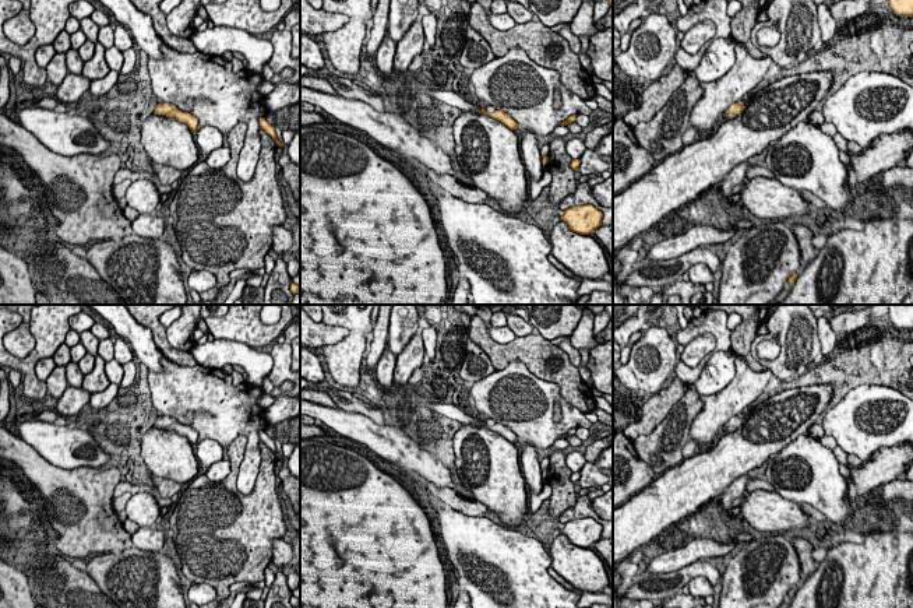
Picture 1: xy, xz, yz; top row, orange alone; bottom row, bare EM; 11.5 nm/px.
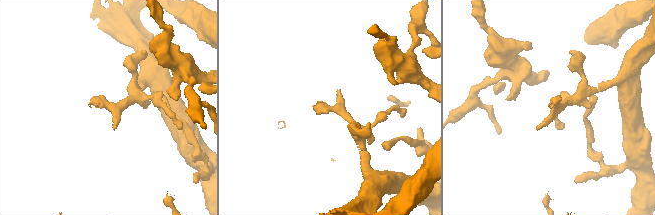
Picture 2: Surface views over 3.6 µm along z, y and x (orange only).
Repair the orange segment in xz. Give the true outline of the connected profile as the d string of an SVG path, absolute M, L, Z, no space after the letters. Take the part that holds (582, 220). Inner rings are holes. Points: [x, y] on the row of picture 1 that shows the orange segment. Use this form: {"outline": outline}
{"outline": "M592 204L571 207L564 211L561 221L579 235L589 235L602 225L603 214Z"}

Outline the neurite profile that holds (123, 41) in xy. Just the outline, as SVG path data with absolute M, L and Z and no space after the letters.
M120 24L114 27L114 46L123 53L134 46L130 32Z

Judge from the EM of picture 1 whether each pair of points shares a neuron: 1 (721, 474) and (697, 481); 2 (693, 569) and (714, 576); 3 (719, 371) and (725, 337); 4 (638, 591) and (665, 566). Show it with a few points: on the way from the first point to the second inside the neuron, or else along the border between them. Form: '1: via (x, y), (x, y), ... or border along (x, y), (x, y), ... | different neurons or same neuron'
1: via (715, 474), (702, 477) | same neuron
2: via (698, 569), (708, 570) | same neuron
3: border along (730, 348), (712, 352) | different neurons
4: border along (690, 565), (669, 572), (641, 573) | different neurons

